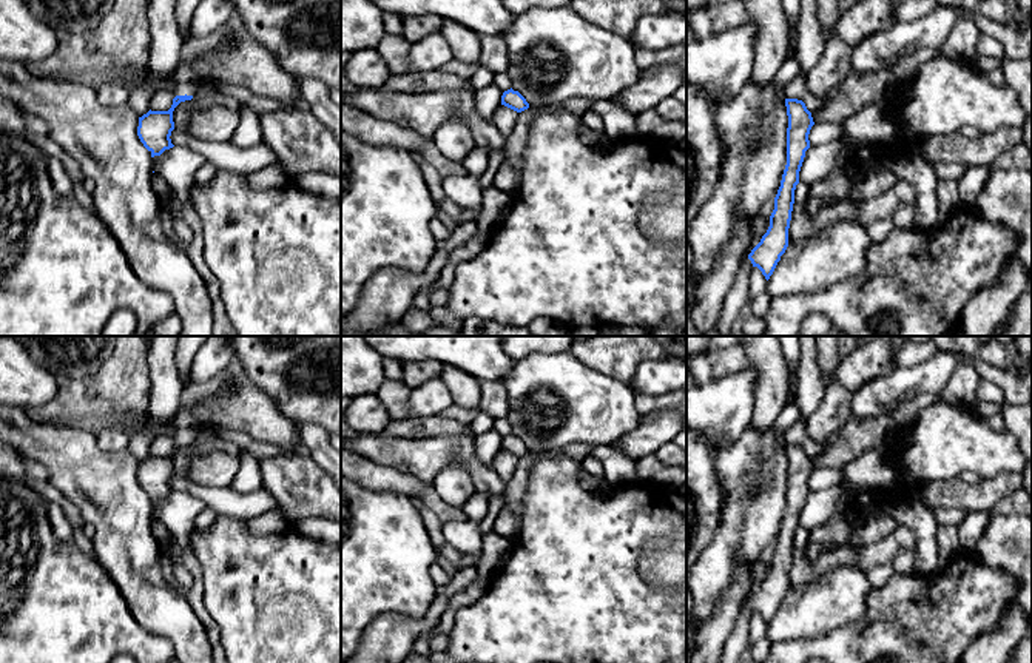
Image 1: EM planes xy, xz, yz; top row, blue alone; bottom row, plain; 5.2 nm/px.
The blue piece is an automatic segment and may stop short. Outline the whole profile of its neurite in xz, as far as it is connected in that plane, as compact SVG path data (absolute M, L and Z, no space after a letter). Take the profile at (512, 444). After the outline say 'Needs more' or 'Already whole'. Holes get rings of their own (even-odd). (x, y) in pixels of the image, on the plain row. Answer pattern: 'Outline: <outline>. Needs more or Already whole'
Outline: M512 433L503 438L501 450L517 458L521 458L529 453L529 449L526 447L526 444L518 436L514 436Z. Already whole

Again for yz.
Outline: M785 444L788 473L787 473L787 510L781 532L774 543L774 555L770 561L770 572L761 587L751 595L748 604L757 612L768 626L781 601L788 592L788 574L794 549L794 535L799 529L799 517L810 493L808 480L814 470L811 458L798 444Z. Already whole

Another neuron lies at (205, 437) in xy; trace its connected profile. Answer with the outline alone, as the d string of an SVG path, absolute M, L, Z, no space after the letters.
M196 424L193 430L196 450L214 447L221 439L221 430L216 426Z

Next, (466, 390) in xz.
M444 365L441 381L449 389L454 404L469 410L478 409L481 401L481 381L452 365Z

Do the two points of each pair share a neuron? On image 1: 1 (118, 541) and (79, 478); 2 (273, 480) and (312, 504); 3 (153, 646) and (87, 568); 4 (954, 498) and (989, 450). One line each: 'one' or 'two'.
1: one
2: one
3: one
4: two

